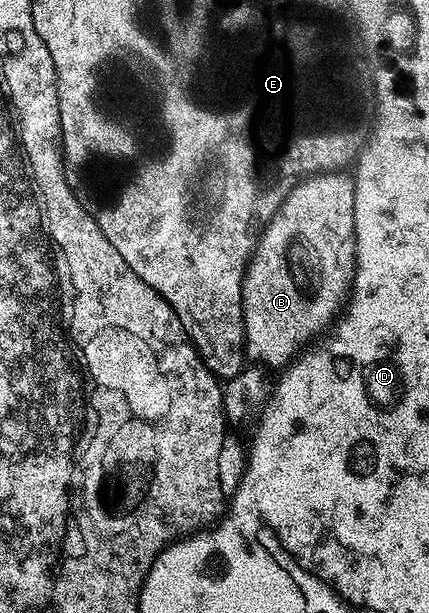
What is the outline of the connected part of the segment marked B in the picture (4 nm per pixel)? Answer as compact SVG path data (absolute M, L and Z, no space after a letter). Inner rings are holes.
M348 172L313 174L297 182L294 189L284 197L280 210L264 227L256 249L248 259L242 284L244 340L249 359L261 358L265 363L260 362L265 367L287 367L301 353L302 347L313 341L311 338L319 330L324 332L329 329L330 323L345 305L350 294L352 276L356 272L355 187L353 175Z

